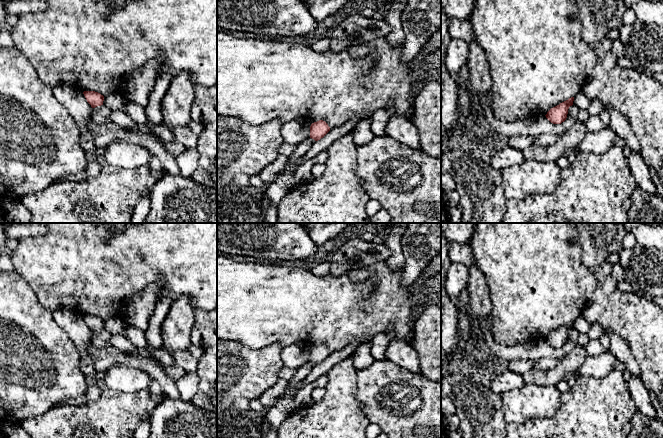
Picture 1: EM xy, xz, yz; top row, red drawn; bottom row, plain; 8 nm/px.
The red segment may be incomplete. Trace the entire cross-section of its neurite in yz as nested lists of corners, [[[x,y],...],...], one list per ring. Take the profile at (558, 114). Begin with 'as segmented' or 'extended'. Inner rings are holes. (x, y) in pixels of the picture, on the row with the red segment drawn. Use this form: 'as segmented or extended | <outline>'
as segmented | [[[574,97],[560,103],[559,105],[551,108],[547,114],[546,118],[553,124],[561,124],[567,118],[568,109],[573,105]]]

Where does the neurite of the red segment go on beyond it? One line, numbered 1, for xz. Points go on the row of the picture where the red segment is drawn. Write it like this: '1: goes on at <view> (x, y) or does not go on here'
1: does not go on here

